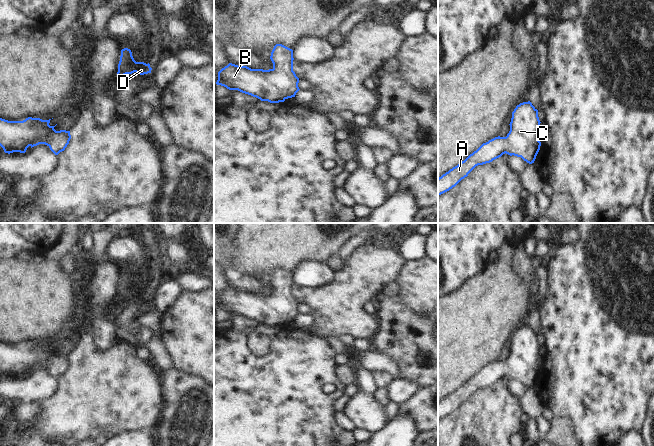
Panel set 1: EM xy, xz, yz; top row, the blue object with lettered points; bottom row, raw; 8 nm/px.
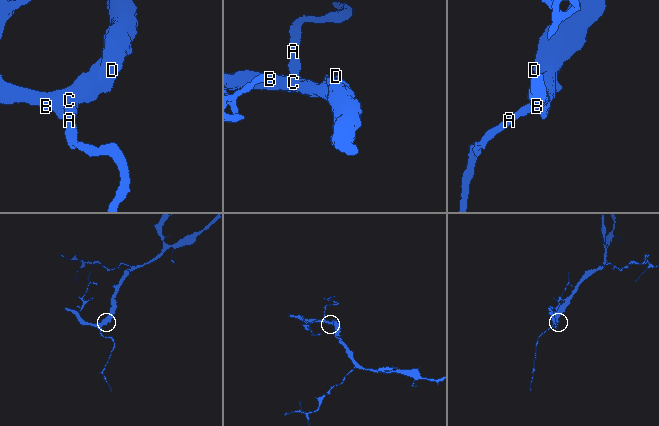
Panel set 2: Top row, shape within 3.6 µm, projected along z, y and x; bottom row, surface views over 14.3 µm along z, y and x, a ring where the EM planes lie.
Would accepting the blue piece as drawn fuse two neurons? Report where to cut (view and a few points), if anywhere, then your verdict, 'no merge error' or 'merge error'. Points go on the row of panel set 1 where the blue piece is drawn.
no cut; no merge error

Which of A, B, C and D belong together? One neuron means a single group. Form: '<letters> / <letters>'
A B C D

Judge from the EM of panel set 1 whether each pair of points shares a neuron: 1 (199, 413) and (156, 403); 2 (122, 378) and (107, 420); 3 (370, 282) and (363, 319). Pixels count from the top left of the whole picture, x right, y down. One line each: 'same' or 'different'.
1: different
2: same
3: same

